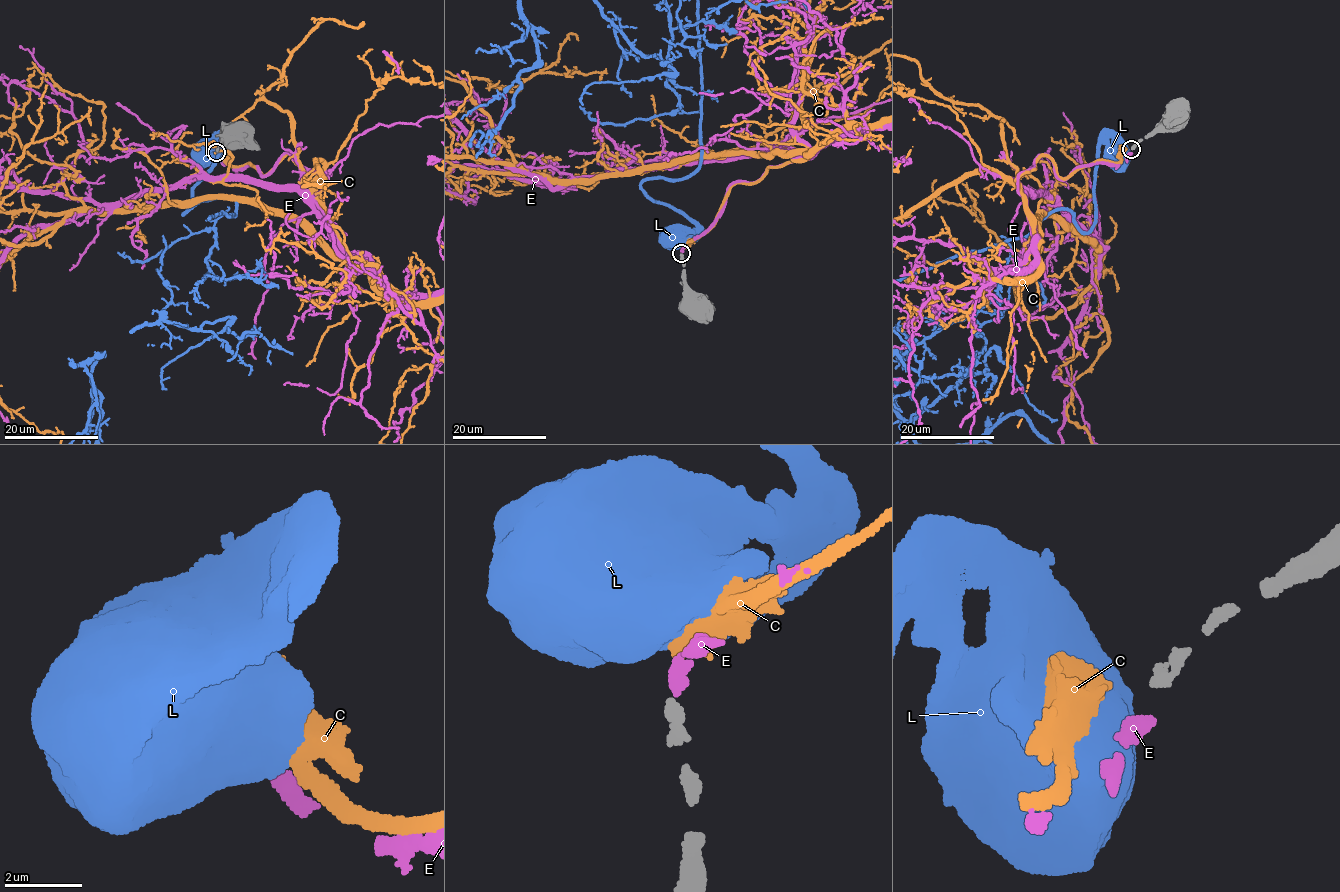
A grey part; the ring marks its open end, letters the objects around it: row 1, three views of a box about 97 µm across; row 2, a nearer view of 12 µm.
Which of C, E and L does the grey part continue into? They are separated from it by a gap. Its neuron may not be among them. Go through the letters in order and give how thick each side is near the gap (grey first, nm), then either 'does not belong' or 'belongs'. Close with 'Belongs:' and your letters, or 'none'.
C: 320/600 nm | does not belong
E: 320/420 nm | belongs
L: 320/750 nm | does not belong
Belongs: E

